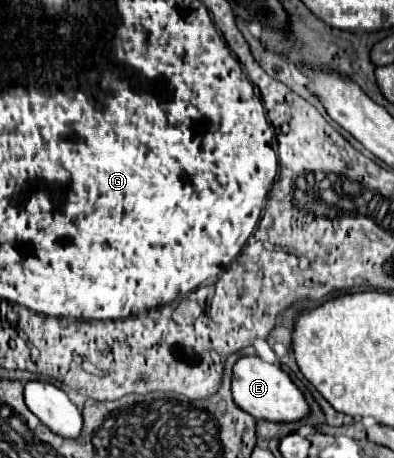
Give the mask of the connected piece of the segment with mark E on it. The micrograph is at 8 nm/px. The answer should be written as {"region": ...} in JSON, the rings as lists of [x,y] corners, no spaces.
{"region":[[[258,355],[240,357],[232,367],[232,397],[246,413],[266,421],[298,421],[308,415],[310,407],[292,379],[276,363],[266,363]]]}

